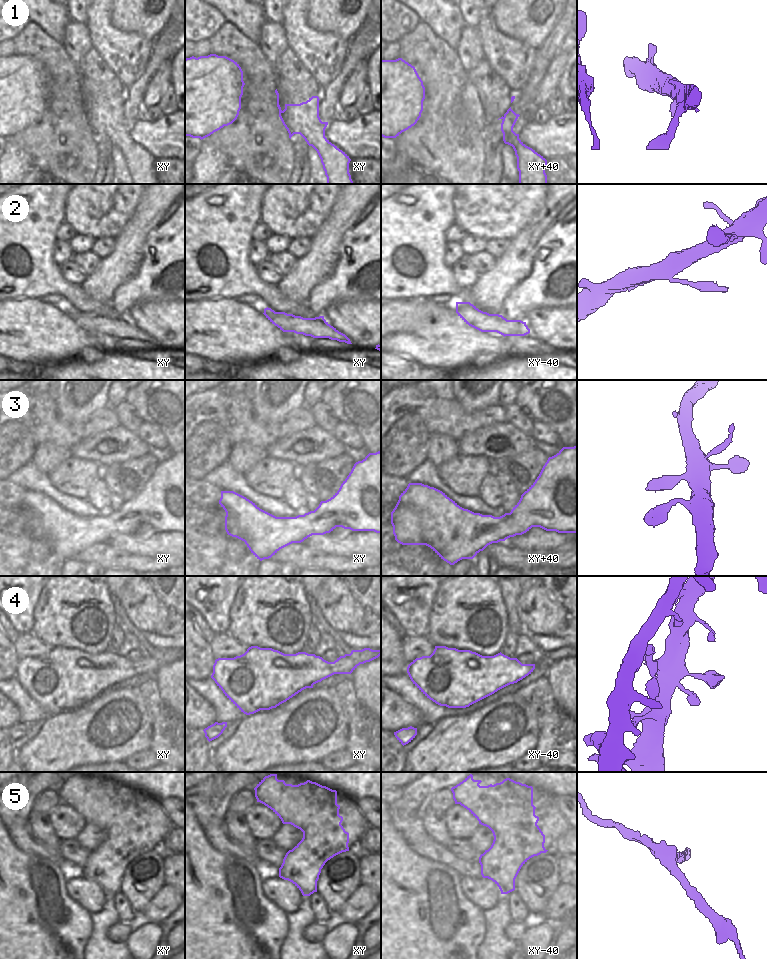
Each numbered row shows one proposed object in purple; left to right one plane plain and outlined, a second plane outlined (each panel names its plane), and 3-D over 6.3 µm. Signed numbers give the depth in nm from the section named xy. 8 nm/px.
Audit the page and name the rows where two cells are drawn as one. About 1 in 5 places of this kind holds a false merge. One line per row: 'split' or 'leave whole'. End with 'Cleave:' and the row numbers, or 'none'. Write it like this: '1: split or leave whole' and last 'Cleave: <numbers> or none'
1: leave whole
2: leave whole
3: leave whole
4: leave whole
5: split
Cleave: 5

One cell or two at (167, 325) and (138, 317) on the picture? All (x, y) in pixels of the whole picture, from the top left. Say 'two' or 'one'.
one

